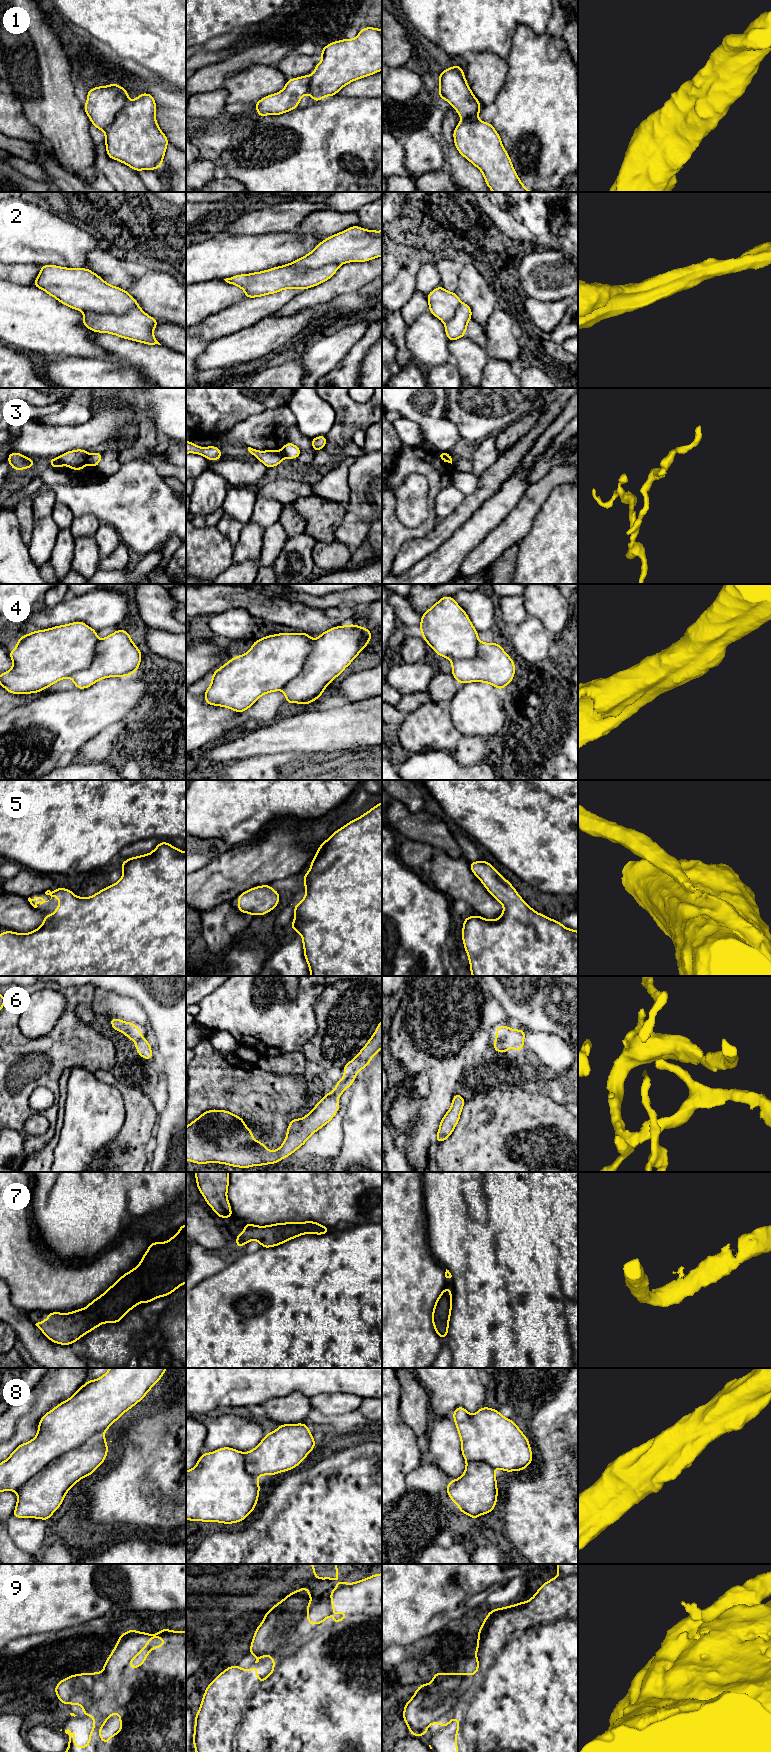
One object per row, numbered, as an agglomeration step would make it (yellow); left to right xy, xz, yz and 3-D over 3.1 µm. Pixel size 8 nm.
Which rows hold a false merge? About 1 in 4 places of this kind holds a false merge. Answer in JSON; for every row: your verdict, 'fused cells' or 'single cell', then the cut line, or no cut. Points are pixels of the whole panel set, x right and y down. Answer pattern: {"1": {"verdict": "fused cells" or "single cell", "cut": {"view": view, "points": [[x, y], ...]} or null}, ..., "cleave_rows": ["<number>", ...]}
{"1": {"verdict": "single cell", "cut": null}, "2": {"verdict": "single cell", "cut": null}, "3": {"verdict": "fused cells", "cut": {"view": "xy", "points": [[88, 456], [87, 462]]}}, "4": {"verdict": "single cell", "cut": null}, "5": {"verdict": "single cell", "cut": null}, "6": {"verdict": "single cell", "cut": null}, "7": {"verdict": "single cell", "cut": null}, "8": {"verdict": "single cell", "cut": null}, "9": {"verdict": "fused cells", "cut": {"view": "yz", "points": [[453, 1679], [455, 1687], [453, 1705], [431, 1722]]}}, "cleave_rows": ["3", "9"]}

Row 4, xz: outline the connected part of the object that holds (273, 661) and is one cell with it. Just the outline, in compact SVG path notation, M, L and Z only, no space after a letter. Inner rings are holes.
M354 623L330 628L316 640L307 632L279 633L258 639L247 653L233 657L211 674L211 684L203 693L205 702L243 713L262 695L282 690L286 703L308 705L322 696L327 685L351 664L371 638L372 631Z

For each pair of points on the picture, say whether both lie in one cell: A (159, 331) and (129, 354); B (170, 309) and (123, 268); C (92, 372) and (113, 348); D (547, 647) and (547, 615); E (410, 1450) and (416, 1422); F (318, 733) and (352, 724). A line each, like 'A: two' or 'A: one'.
A: two
B: one
C: one
D: two
E: two
F: one

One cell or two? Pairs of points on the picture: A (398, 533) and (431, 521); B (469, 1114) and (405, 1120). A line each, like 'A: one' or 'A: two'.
A: one
B: two

